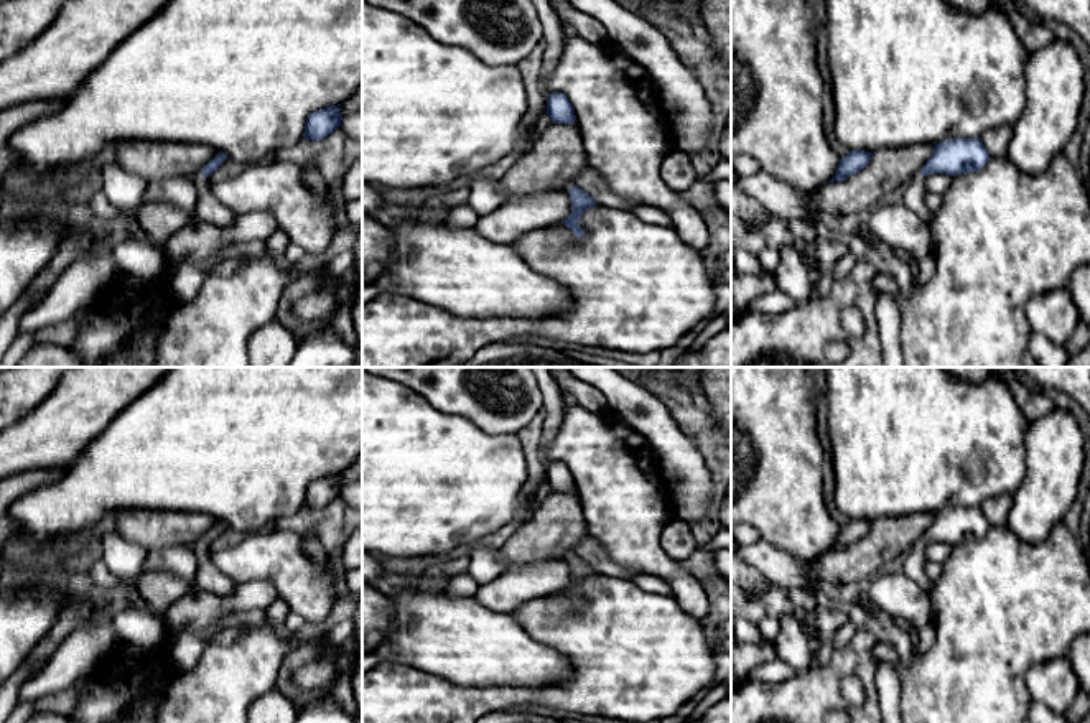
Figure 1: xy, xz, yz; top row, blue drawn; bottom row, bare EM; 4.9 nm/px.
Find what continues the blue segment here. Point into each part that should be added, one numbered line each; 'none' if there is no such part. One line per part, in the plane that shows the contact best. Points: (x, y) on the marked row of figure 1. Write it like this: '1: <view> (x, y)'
1: xy (209, 208)

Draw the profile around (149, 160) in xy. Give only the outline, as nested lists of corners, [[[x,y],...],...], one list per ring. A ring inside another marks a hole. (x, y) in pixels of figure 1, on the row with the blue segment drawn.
[[[127,140],[114,145],[119,166],[148,181],[194,180],[219,150],[203,143]]]

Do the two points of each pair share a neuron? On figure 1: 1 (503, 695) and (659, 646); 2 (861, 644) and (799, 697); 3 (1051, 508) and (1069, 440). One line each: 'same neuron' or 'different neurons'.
1: same neuron
2: same neuron
3: same neuron

